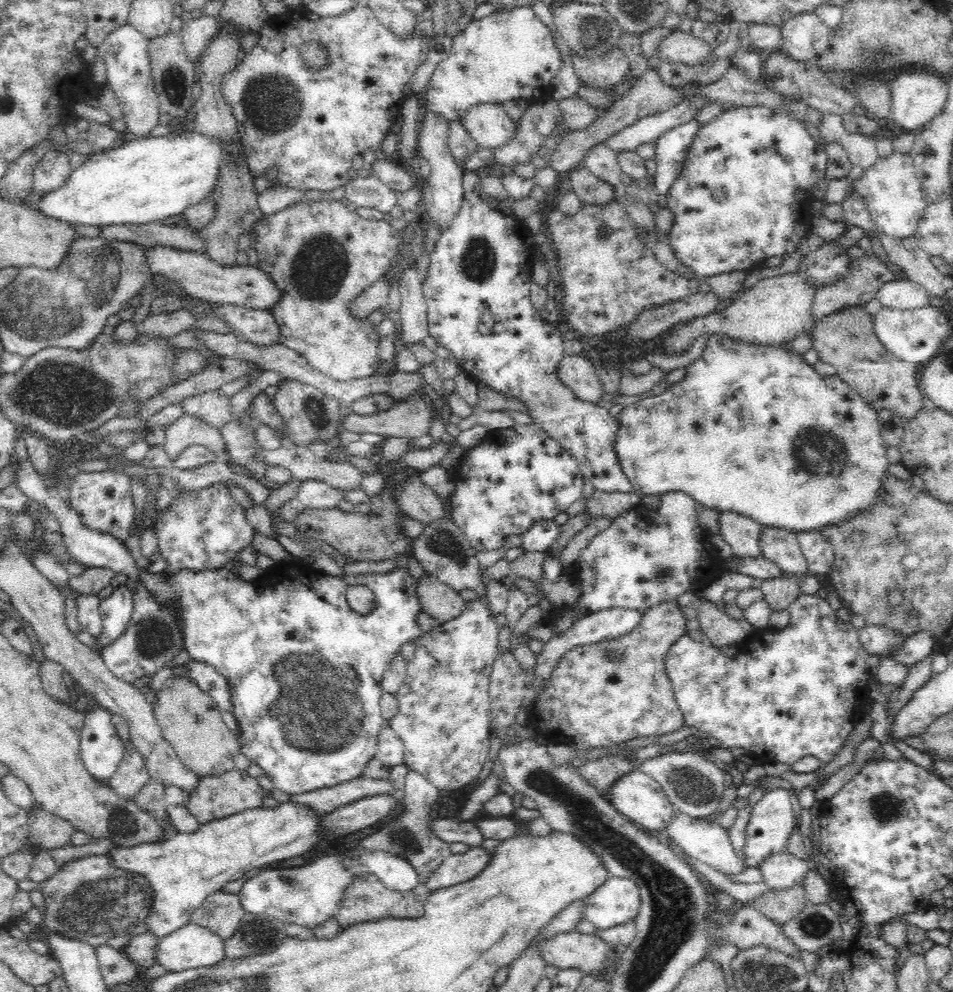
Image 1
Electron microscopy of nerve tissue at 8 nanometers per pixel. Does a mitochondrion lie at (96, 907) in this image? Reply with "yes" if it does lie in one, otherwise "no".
yes

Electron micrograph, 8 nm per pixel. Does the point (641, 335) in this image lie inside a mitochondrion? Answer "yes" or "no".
yes

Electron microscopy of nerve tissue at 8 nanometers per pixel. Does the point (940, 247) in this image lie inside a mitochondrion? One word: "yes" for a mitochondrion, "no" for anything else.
no

